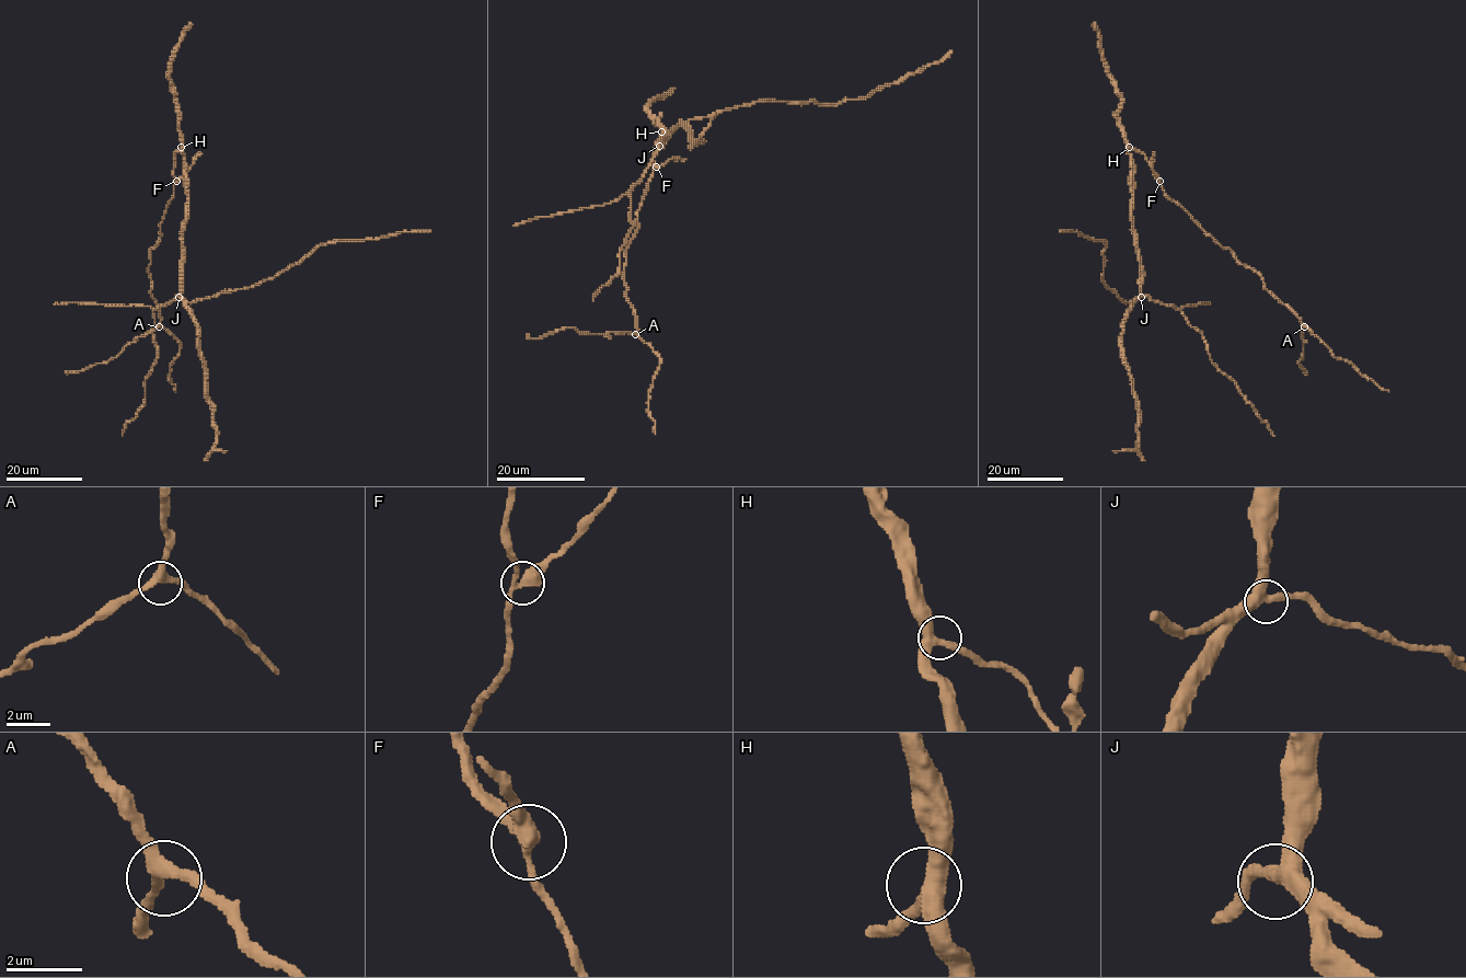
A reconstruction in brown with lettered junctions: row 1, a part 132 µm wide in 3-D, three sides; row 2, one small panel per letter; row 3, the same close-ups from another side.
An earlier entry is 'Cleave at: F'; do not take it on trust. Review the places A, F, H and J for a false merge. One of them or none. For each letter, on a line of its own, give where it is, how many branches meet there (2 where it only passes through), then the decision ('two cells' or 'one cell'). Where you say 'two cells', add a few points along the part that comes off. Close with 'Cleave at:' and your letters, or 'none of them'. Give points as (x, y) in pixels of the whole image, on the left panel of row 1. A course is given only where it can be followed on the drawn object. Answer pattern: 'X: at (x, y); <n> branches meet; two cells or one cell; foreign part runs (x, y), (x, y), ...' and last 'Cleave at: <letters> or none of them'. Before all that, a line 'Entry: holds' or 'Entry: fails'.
Entry: holds
A: at (159, 326); 3 branches meet; one cell
F: at (176, 181); 3 branches meet; two cells; foreign part runs (176, 181), (199, 151)
H: at (181, 147); 3 branches meet; one cell
J: at (179, 297); 3 branches meet; one cell
Cleave at: F

